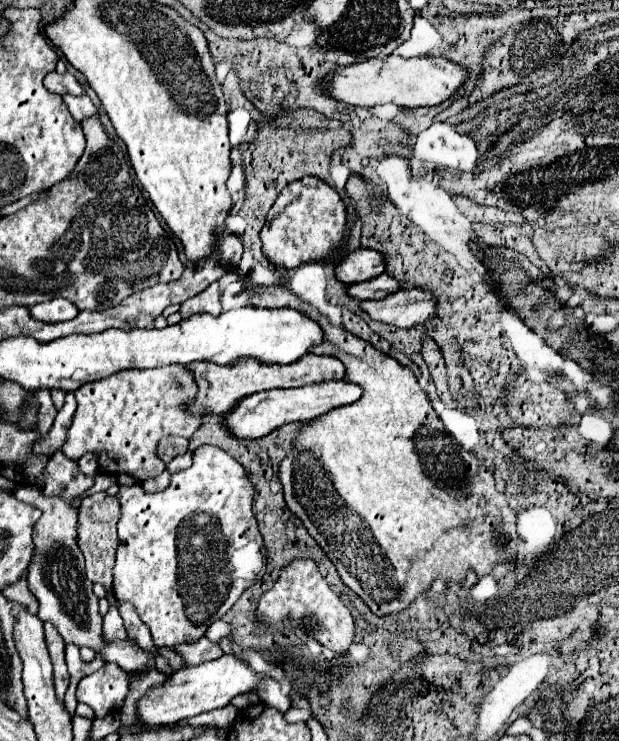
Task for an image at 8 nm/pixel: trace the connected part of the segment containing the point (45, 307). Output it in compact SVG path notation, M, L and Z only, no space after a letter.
M52 298L48 302L32 306L30 314L32 314L32 318L36 318L40 322L54 324L54 322L62 322L62 320L72 320L78 314L78 310L72 302L68 302L64 298Z

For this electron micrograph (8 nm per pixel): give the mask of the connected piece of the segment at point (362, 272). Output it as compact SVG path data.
M356 250L336 266L336 278L344 284L366 282L384 272L384 254L376 250Z

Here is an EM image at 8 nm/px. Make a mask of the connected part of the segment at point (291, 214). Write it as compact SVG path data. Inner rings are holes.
M306 176L296 182L298 196L286 204L286 208L276 214L268 226L260 230L260 242L264 256L278 268L290 270L304 262L326 260L332 252L342 248L348 226L348 212L338 196L326 182Z

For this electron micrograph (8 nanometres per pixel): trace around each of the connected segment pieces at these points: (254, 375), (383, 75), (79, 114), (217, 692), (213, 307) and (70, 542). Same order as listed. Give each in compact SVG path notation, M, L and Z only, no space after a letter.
M306 354L304 360L298 360L296 364L258 364L254 360L242 360L240 364L232 364L232 366L220 366L220 364L212 364L212 362L196 362L196 364L188 364L188 368L194 372L196 376L196 384L198 384L198 396L192 404L192 412L194 414L226 414L232 408L236 408L236 404L240 400L244 400L246 396L252 396L260 390L272 390L272 388L298 388L298 386L306 386L312 382L320 382L320 380L344 380L346 376L346 368L344 364L334 358L334 356L318 356L318 354Z
M396 54L384 56L384 58L372 58L366 62L352 64L348 68L340 68L334 72L332 78L322 80L322 86L326 82L326 92L342 100L350 106L376 106L376 104L398 104L408 108L418 106L436 106L444 100L458 94L458 90L468 80L470 72L448 58L442 56L424 56L424 58L402 58Z
M64 94L62 100L64 100L64 104L68 106L68 110L72 112L72 116L74 116L78 122L80 122L82 118L86 118L86 116L94 116L94 114L96 114L96 106L92 104L92 100L90 100L88 94L84 94L84 96Z
M226 654L212 662L186 666L180 672L174 672L172 678L168 678L162 686L148 690L146 696L142 696L138 702L138 716L146 724L174 724L214 708L224 708L232 698L258 690L260 684L262 678L242 658Z
M212 282L204 292L188 298L182 308L180 308L180 314L182 318L188 318L188 316L194 316L194 314L212 314L212 316L218 316L222 312L222 306L220 306L220 284L218 282Z
M18 486L14 496L42 510L40 520L34 528L34 544L36 554L28 572L28 586L40 602L38 616L44 622L52 622L56 630L62 634L64 642L72 642L76 646L90 646L96 652L100 650L108 662L116 662L126 672L136 672L136 668L146 668L154 658L152 652L132 644L132 642L104 642L102 640L102 616L98 614L98 598L92 592L92 584L84 574L84 556L76 544L76 520L78 506L60 496L44 496L36 488Z

